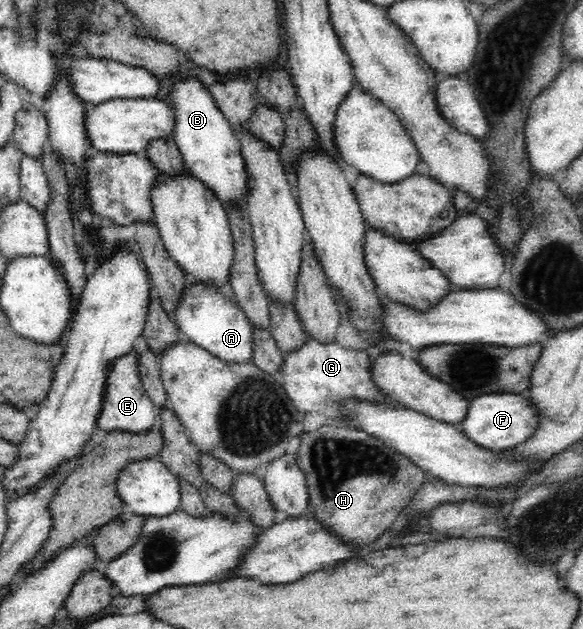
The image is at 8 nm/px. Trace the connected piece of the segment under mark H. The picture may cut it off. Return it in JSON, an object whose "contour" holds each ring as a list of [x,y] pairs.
{"contour":[[[343,424],[325,425],[303,433],[295,455],[296,463],[306,476],[313,516],[339,533],[348,544],[356,546],[370,543],[379,533],[385,532],[385,528],[389,528],[397,520],[398,513],[409,504],[410,498],[425,482],[425,470],[419,468],[410,458],[391,450],[381,439]]]}

